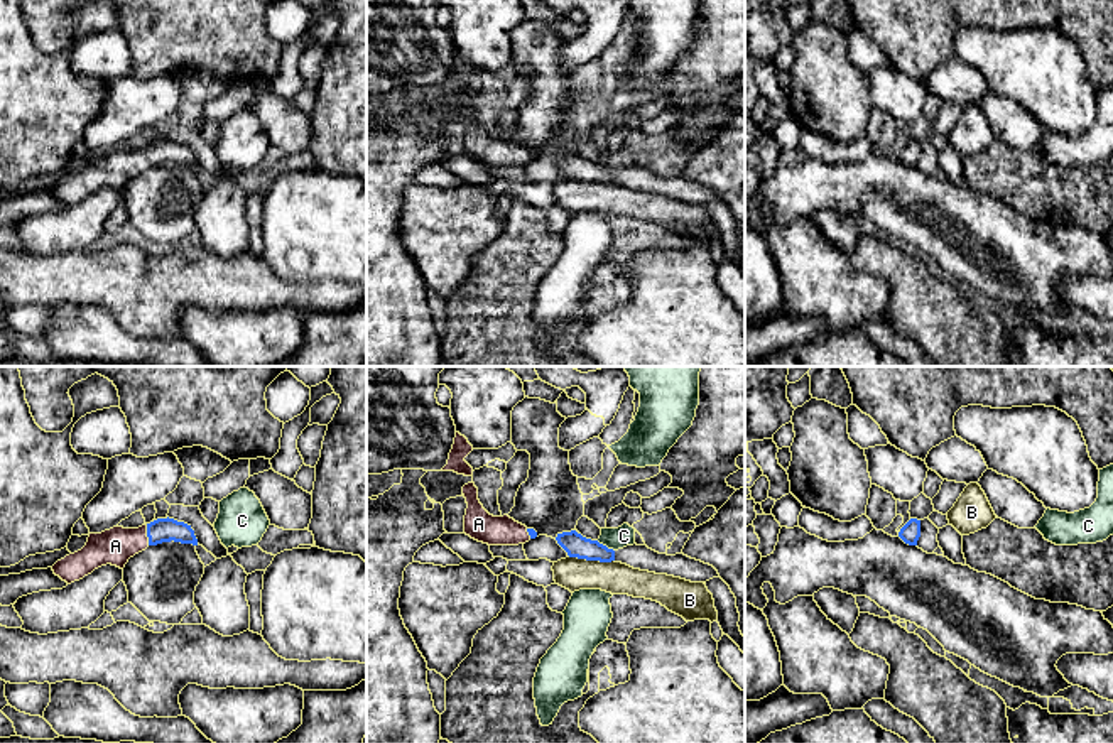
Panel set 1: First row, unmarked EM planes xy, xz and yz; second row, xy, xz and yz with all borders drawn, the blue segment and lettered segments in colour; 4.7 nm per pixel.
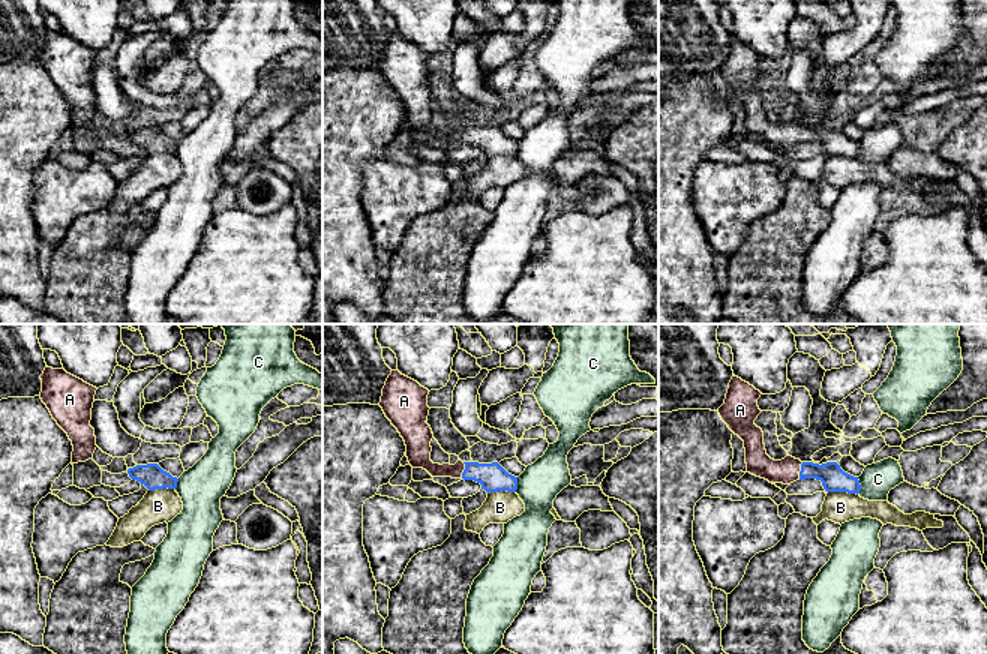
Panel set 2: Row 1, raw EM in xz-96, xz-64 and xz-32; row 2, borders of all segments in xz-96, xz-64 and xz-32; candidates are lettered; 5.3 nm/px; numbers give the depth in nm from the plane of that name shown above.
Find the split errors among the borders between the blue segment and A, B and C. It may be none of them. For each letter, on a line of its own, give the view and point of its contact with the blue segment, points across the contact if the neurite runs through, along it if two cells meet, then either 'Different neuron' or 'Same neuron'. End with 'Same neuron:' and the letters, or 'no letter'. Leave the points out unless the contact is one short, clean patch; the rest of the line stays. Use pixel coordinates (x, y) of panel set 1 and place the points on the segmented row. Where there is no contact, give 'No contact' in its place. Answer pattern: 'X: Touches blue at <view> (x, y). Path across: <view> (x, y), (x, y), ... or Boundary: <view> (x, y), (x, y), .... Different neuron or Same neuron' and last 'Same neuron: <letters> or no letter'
A: Touches blue at xy (147, 536). Path across: xy (159, 531), (147, 536), (115, 546). Same neuron
B: Touches blue at xz (591, 559). Boundary: xz (568, 554), (578, 559), (613, 561). Different neuron
C: Touches blue at xz (605, 546). Boundary: xz (597, 541), (613, 551). Different neuron
Same neuron: A

